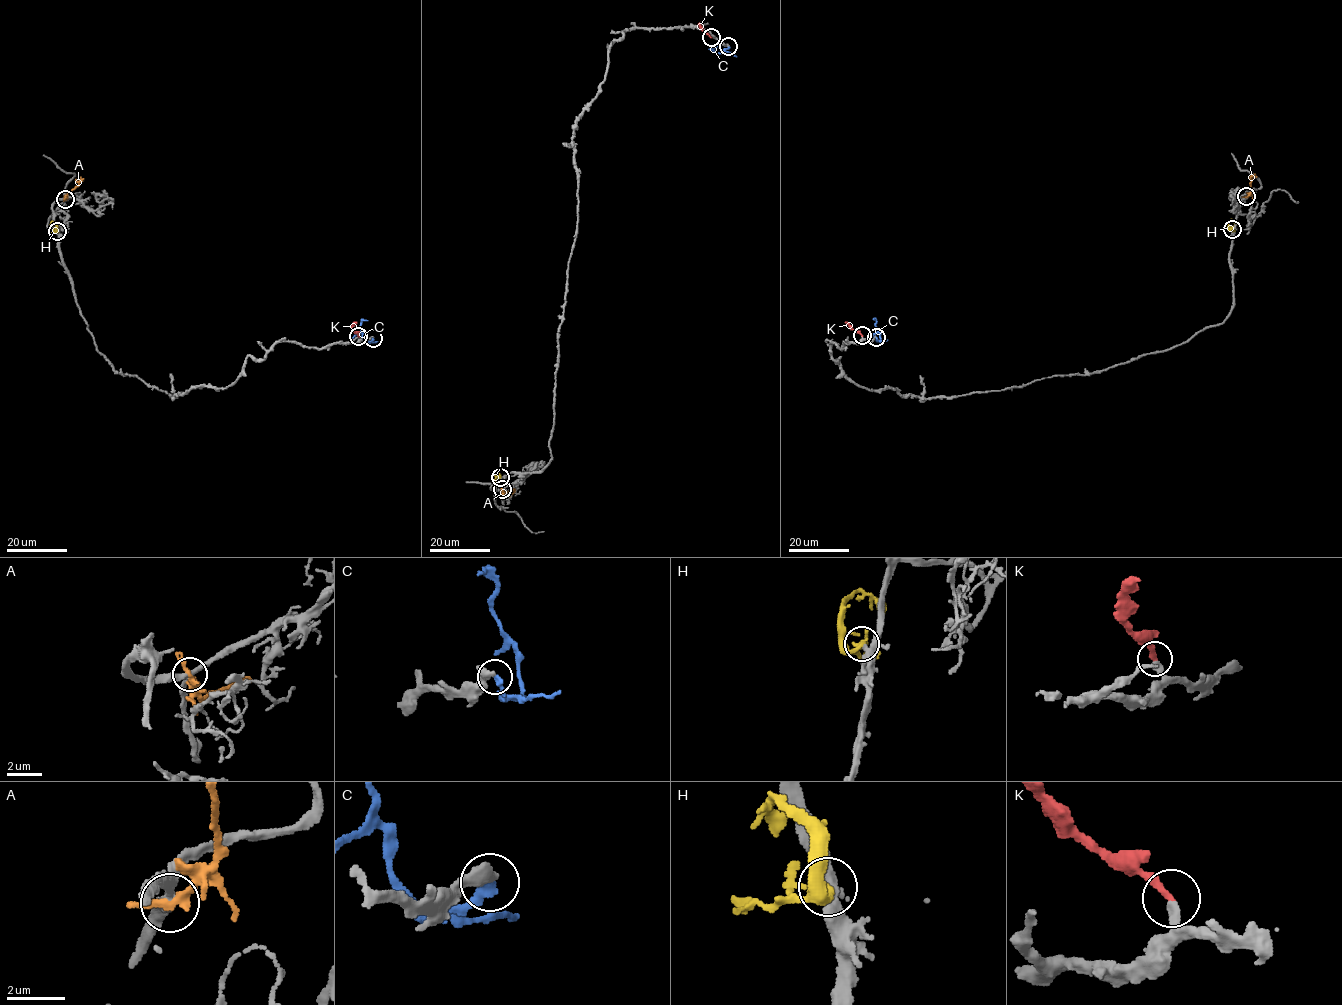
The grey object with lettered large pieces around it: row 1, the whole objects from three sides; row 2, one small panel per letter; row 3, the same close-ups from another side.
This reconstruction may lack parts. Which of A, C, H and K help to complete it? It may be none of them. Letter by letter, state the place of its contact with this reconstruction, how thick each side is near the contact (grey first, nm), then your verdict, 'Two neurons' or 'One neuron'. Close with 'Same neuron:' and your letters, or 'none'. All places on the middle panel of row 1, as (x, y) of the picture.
A: Touches grey at (502, 489). Thickness 320 nm (grey) against 260 nm. Two neurons
C: Touches grey at (728, 46). Thickness 440 nm (grey) against 320 nm. Two neurons
H: Touches grey at (500, 477). Thickness 280 nm (grey) against 200 nm. One neuron
K: Touches grey at (711, 37). Thickness 320 nm (grey) against 280 nm. One neuron
Same neuron: H, K

